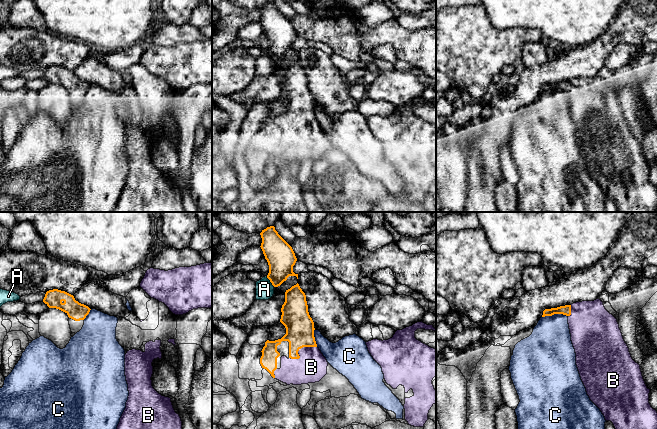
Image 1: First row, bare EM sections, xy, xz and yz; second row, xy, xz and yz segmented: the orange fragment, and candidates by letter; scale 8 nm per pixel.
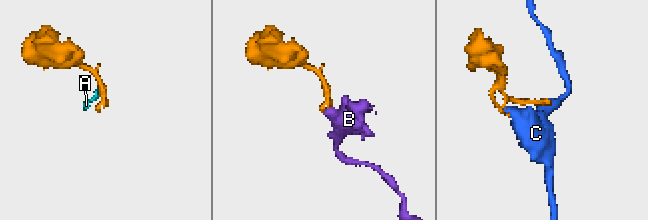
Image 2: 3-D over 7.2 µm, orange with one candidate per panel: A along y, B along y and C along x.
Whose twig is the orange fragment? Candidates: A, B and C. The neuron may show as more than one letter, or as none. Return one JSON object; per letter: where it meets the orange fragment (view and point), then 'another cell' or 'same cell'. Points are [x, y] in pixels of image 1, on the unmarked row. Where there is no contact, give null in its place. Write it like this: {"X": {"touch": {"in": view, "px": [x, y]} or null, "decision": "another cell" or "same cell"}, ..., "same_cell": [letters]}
{"A": {"touch": {"in": "xz", "px": [270, 57]}, "decision": "another cell"}, "B": {"touch": {"in": "xz", "px": [298, 126]}, "decision": "same cell"}, "C": {"touch": {"in": "yz", "px": [554, 89]}, "decision": "another cell"}, "same_cell": ["B"]}

